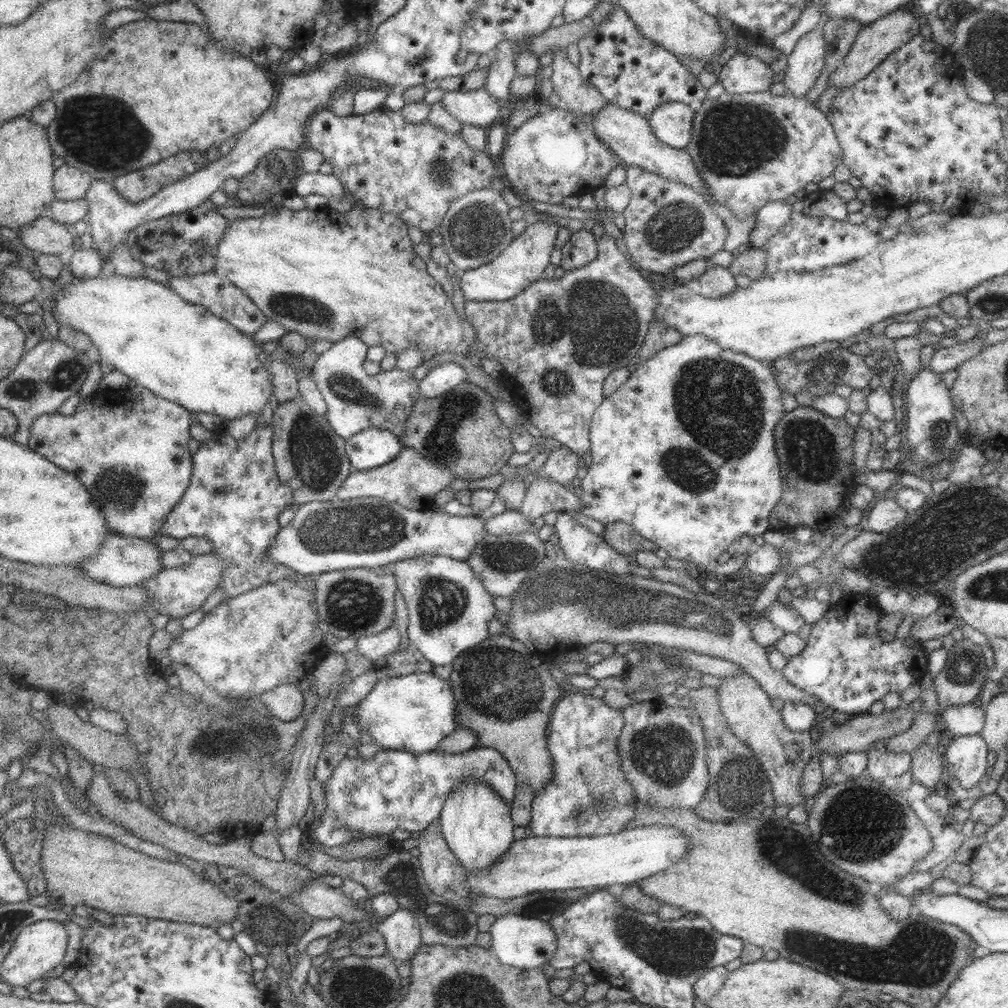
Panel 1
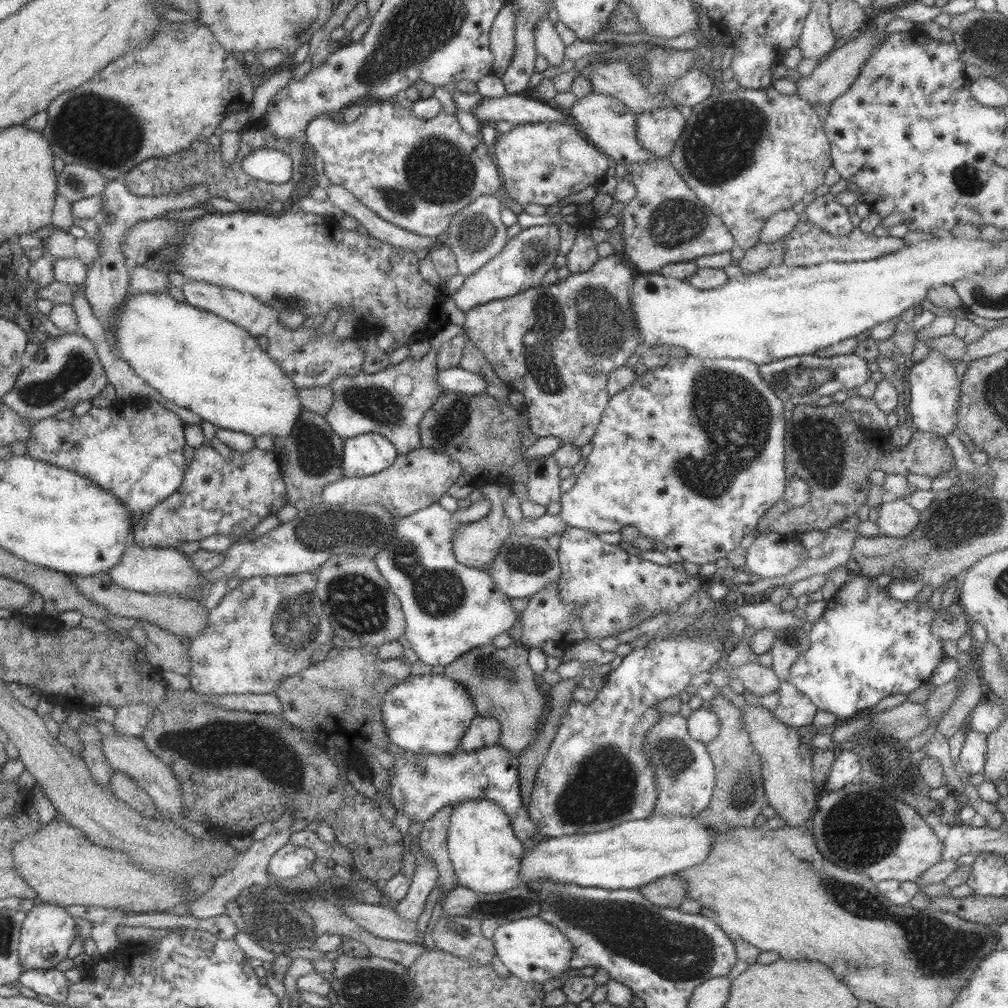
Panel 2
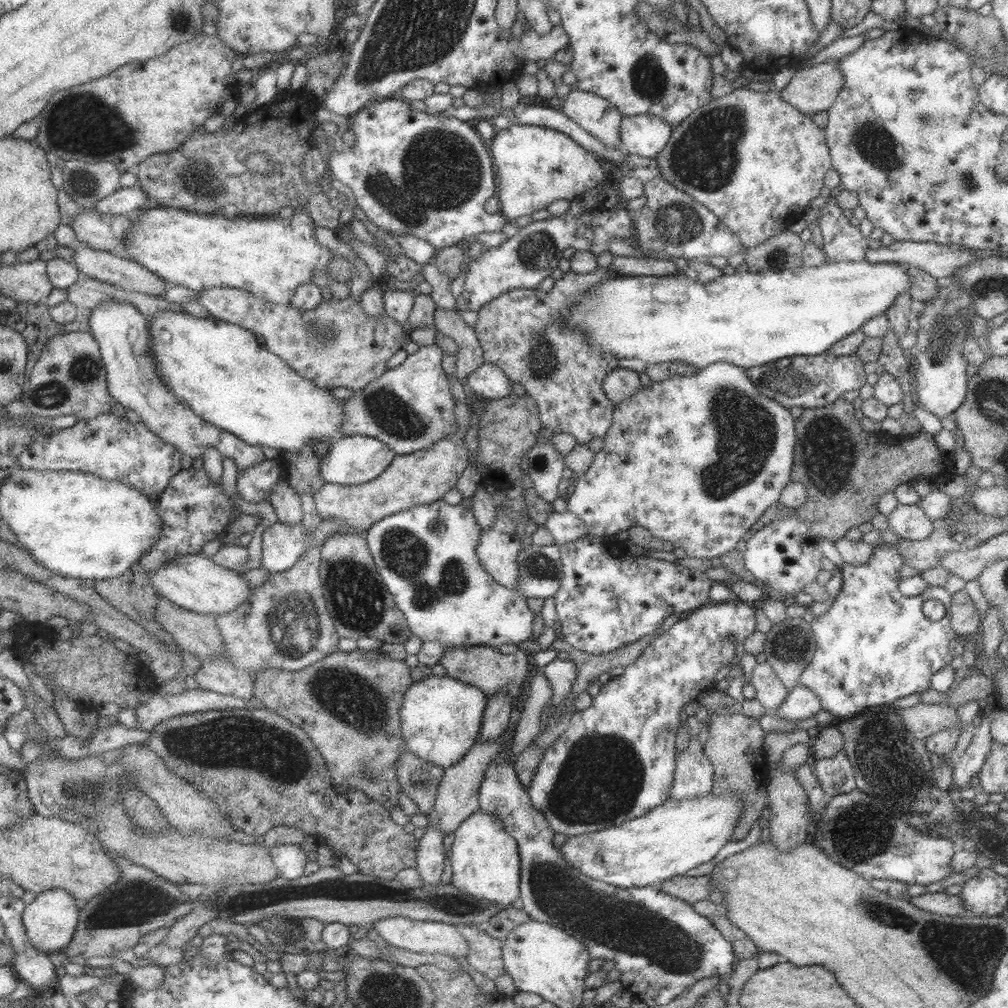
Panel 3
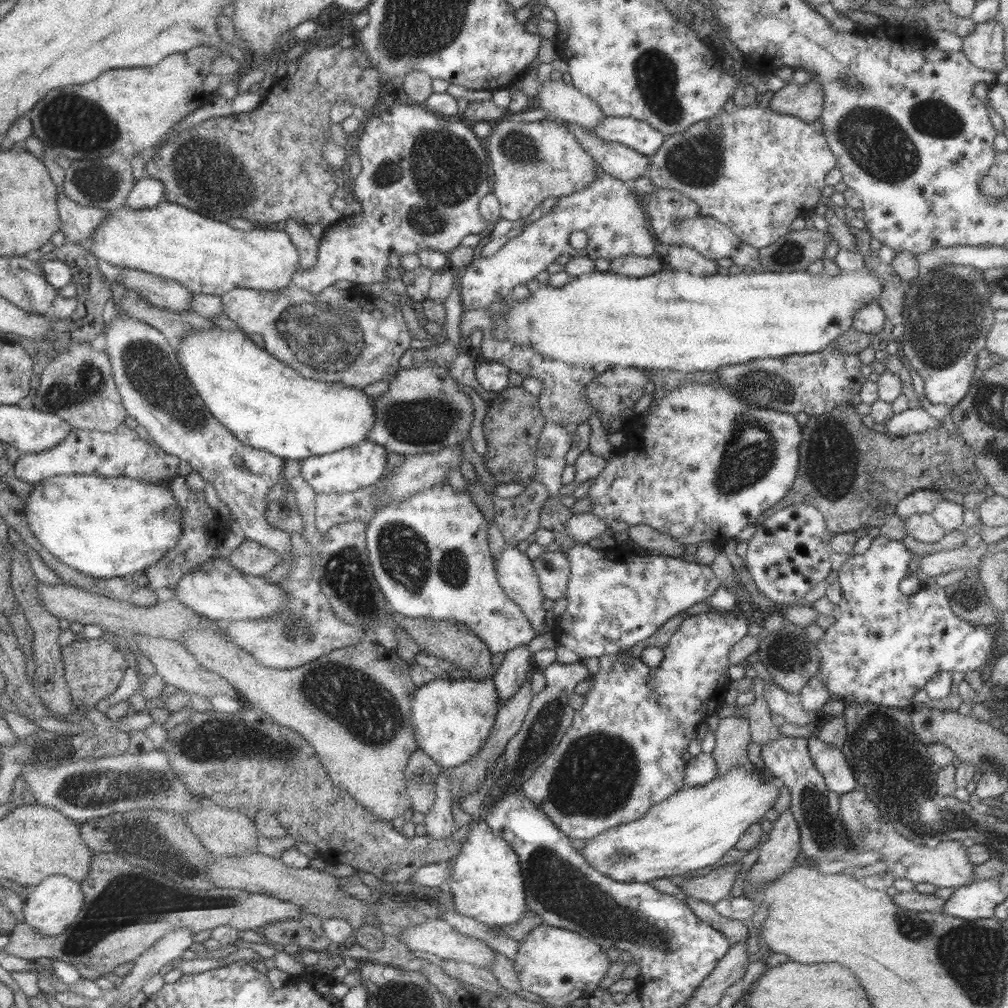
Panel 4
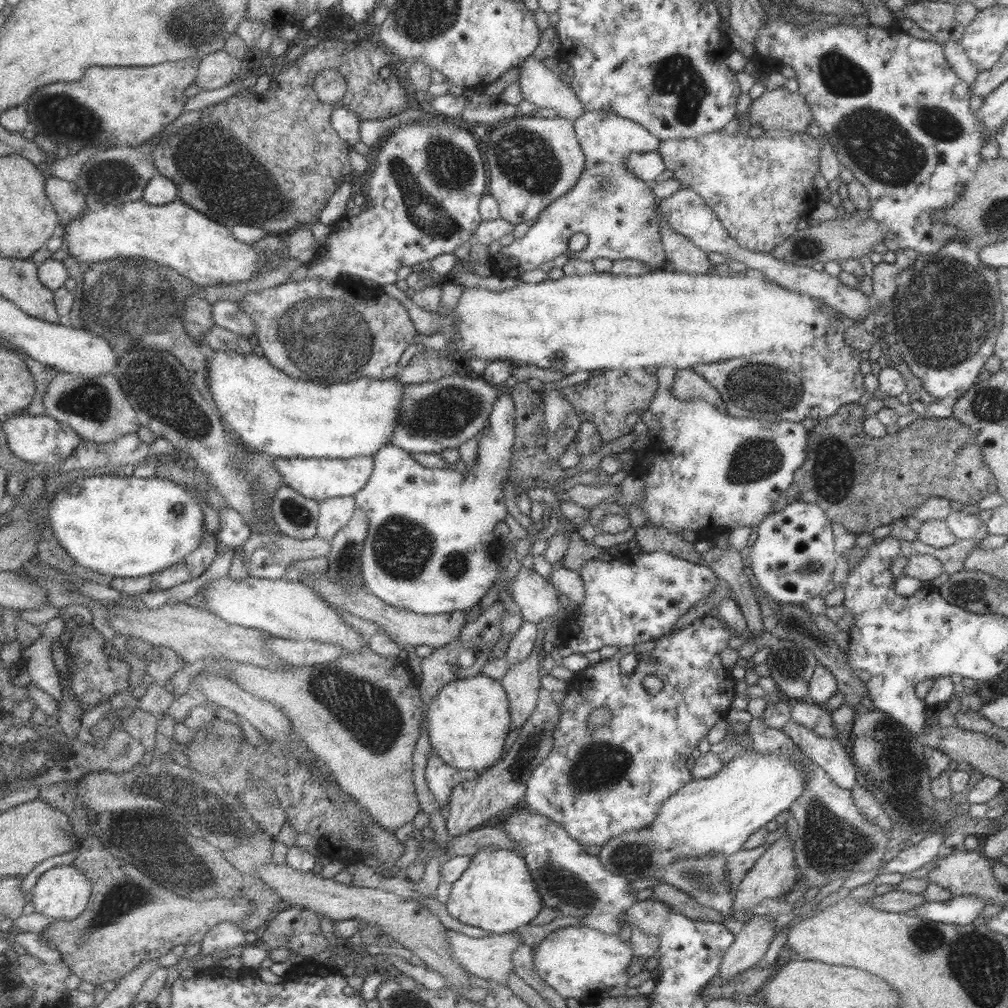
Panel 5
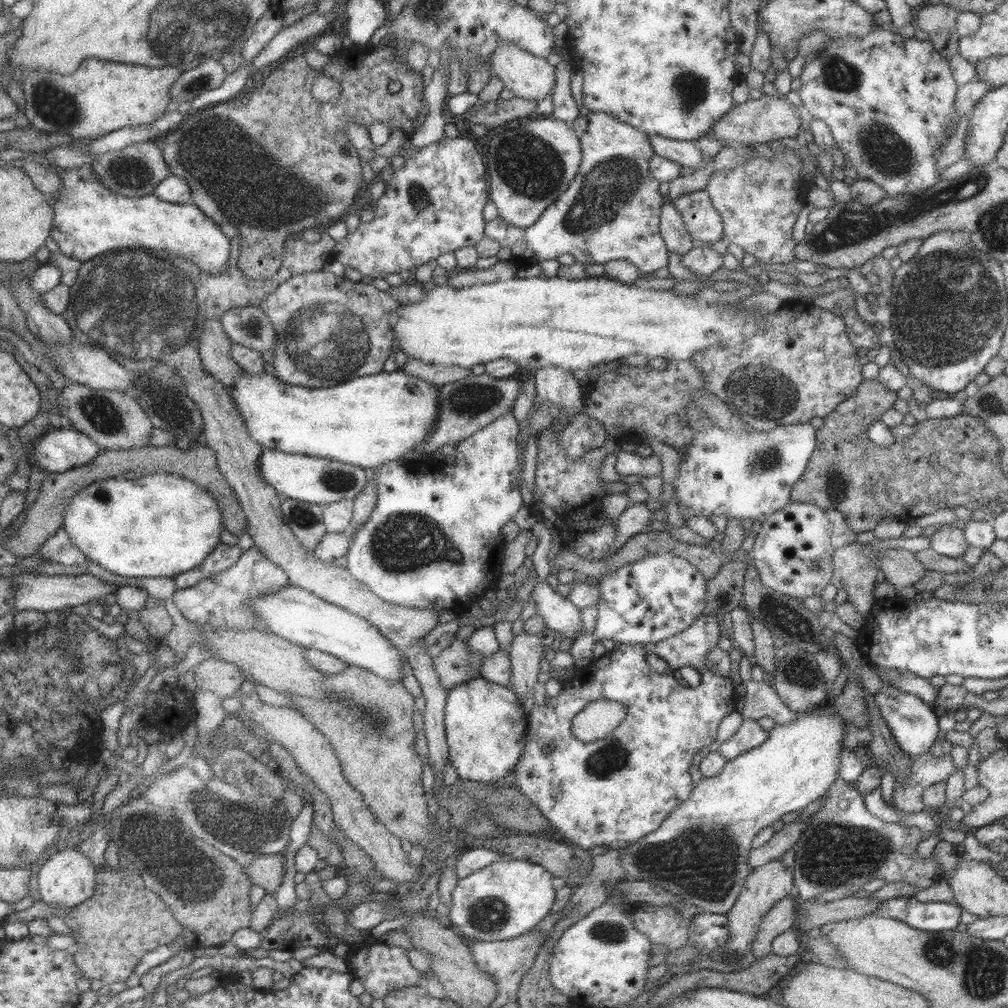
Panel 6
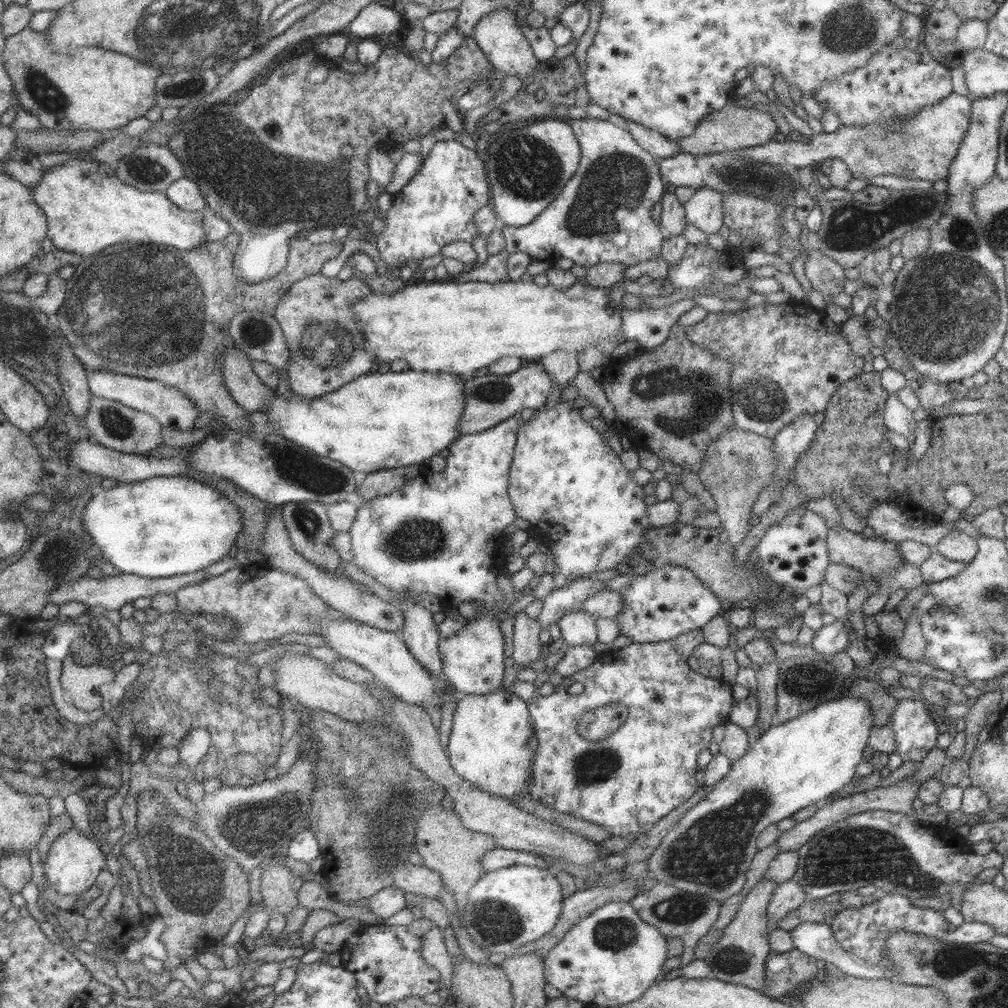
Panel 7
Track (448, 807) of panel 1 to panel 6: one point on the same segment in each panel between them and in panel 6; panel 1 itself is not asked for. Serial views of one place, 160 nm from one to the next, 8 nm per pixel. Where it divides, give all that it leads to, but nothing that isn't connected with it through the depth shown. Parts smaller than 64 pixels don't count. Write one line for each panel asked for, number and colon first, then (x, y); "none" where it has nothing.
2: (485, 855)
3: (485, 864)
4: (486, 882)
5: (495, 893)
6: (507, 898)

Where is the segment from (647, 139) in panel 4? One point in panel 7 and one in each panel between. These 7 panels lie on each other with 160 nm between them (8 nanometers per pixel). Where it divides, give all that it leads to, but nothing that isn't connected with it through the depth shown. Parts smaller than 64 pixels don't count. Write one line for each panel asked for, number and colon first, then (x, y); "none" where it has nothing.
5: (618, 213)
6: (610, 211)
7: (602, 215)

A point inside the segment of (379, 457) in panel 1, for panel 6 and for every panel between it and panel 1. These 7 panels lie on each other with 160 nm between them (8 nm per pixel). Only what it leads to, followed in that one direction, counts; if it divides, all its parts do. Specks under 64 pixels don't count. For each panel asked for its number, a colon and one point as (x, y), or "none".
2: (365, 454)
3: (350, 460)
4: (360, 466)
5: (318, 479)
6: (320, 481)

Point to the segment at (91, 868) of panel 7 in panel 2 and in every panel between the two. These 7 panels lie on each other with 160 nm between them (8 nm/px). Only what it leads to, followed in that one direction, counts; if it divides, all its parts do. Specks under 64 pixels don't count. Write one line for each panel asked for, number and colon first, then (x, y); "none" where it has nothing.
2: (48, 932)
3: (51, 919)
4: (52, 906)
5: (62, 892)
6: (68, 878)

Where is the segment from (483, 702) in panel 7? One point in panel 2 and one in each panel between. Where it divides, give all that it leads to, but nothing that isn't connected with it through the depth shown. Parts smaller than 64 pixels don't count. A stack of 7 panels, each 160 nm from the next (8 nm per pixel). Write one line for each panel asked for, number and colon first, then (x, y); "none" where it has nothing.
2: (429, 713)
3: (440, 717)
4: (451, 719)
5: (468, 719)
6: (484, 724)

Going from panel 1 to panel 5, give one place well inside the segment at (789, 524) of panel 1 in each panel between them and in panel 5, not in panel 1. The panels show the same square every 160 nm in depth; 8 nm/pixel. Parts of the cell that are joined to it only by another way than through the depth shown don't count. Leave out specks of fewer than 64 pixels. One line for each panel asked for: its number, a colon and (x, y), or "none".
2: (822, 445)
3: (845, 470)
4: (854, 476)
5: (861, 483)

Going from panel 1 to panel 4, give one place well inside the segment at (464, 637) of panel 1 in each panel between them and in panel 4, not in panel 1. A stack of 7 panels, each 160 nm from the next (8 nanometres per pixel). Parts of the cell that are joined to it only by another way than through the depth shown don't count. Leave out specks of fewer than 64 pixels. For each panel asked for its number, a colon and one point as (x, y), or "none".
2: (448, 608)
3: (425, 556)
4: (429, 555)

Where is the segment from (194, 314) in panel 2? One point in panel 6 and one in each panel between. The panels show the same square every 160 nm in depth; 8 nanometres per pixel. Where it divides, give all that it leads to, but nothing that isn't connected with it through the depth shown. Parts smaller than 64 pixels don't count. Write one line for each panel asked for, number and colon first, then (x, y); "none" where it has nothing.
3: (217, 369)
4: (265, 404)
5: (270, 412)
6: (369, 420)

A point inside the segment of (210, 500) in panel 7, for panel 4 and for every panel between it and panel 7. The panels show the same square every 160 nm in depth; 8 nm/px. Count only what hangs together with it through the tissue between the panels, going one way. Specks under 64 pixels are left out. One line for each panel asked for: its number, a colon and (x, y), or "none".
4: (106, 527)
5: (129, 527)
6: (159, 525)

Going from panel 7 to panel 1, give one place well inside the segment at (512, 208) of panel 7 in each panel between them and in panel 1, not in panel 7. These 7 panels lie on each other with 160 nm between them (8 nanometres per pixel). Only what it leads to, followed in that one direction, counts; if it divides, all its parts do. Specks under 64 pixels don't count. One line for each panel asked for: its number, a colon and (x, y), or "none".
1: (554, 154)
2: (540, 163)
3: (534, 165)
4: (531, 160)
5: (532, 160)
6: (530, 162)

